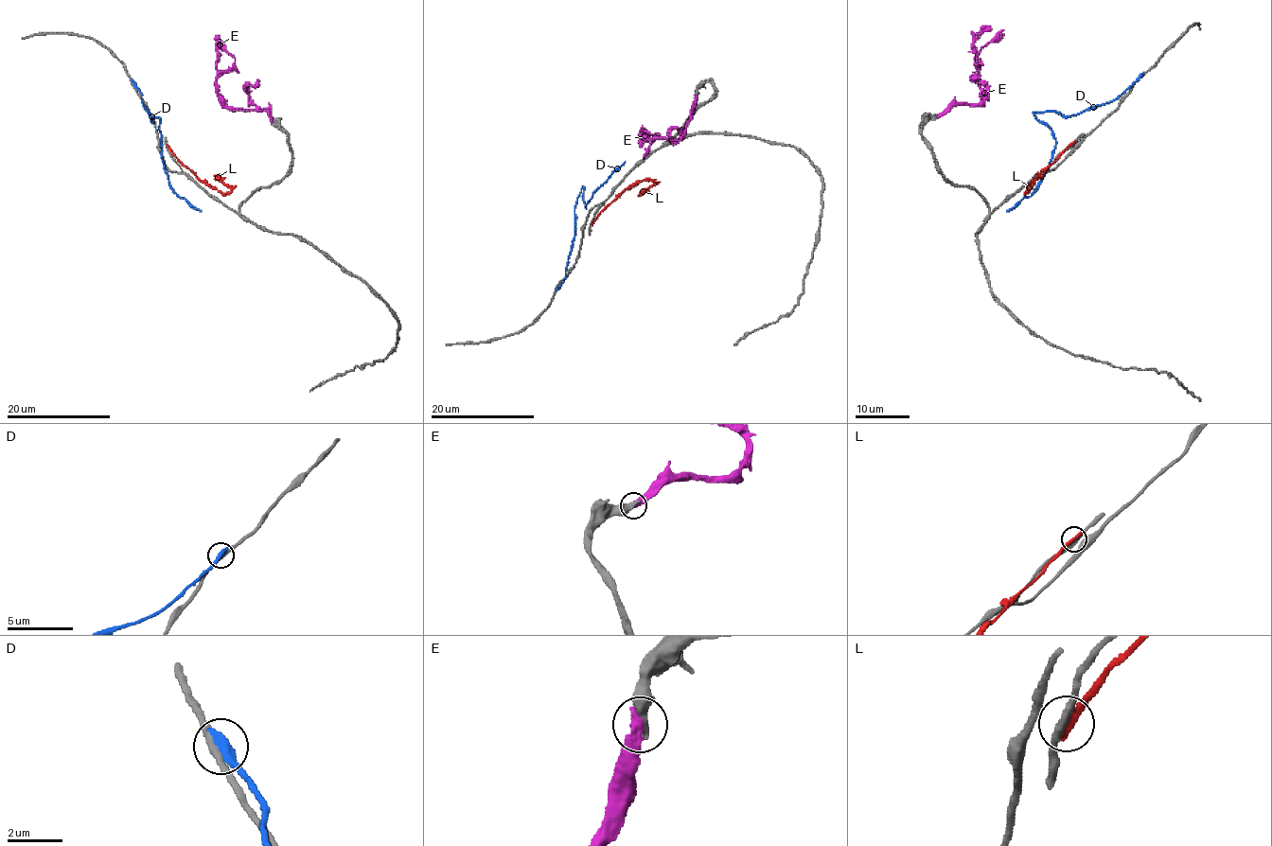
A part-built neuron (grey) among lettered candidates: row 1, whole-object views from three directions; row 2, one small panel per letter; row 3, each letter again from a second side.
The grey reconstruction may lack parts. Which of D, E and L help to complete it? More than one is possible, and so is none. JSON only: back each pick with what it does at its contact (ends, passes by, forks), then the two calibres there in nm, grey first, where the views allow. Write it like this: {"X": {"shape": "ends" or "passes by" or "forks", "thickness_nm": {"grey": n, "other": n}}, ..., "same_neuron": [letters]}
{"E": {"shape": "ends", "thickness_nm": {"grey": 440, "other": 480}}, "same_neuron": ["E"]}

